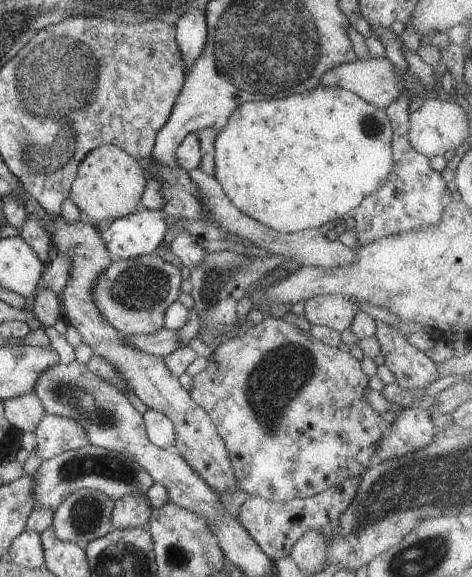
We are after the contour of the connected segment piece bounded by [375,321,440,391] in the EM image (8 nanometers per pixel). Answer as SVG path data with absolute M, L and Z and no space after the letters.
M376 321L375 337L378 339L384 365L396 376L395 383L400 388L417 389L440 378L435 362L417 349L405 334L383 321Z

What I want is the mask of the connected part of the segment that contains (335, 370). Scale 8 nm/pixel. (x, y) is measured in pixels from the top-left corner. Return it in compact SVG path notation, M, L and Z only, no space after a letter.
M267 315L259 324L248 323L247 327L225 337L208 358L209 365L200 374L193 376L193 388L190 391L192 400L206 411L214 423L220 438L224 441L230 457L233 474L237 479L237 488L246 491L250 496L263 498L270 502L286 502L295 498L306 498L317 495L327 488L338 486L345 478L362 475L374 460L375 446L383 433L385 424L378 412L364 402L369 389L370 378L360 369L360 361L338 347L329 347L316 340L309 332L285 322L279 317Z

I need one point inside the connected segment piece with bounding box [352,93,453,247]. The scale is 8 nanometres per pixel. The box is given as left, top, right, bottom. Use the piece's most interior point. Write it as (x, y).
(414, 196)

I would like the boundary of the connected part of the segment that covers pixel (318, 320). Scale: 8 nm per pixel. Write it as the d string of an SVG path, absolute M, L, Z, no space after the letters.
M316 295L305 300L304 316L312 325L322 325L341 333L351 325L358 312L349 297Z

